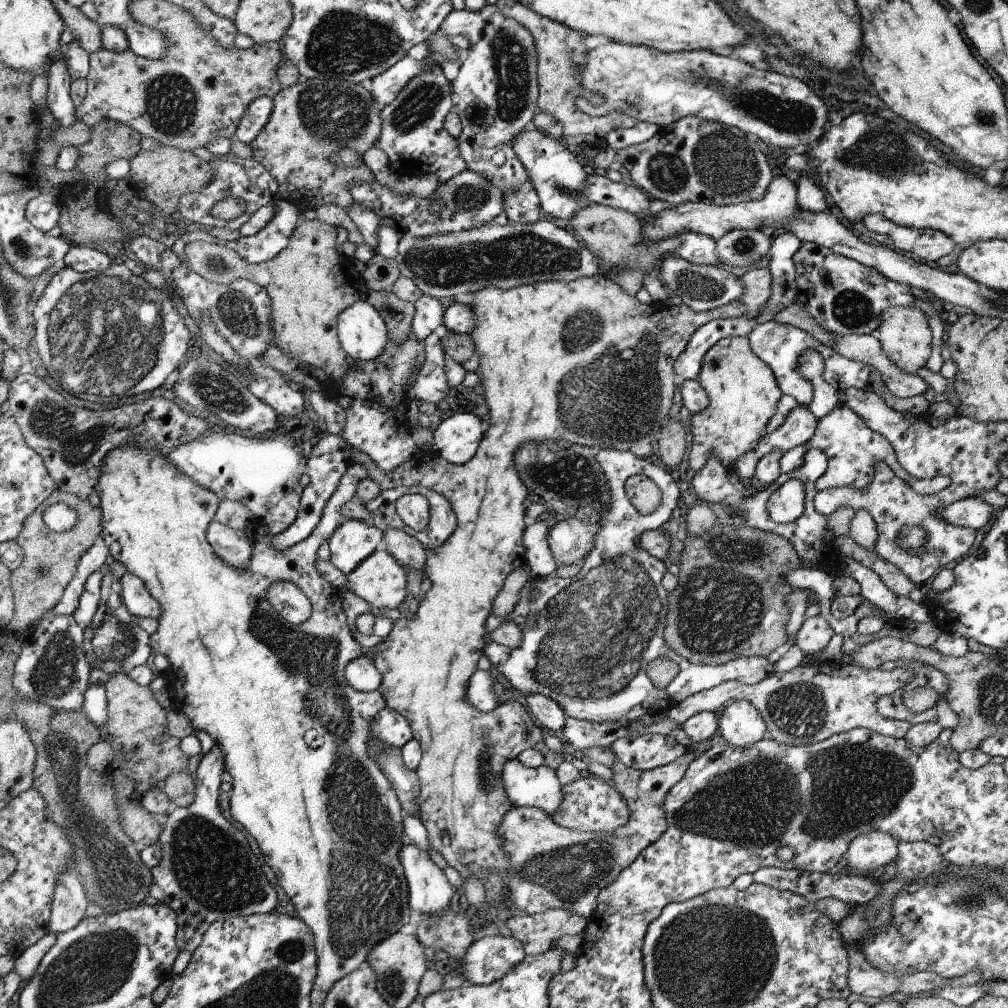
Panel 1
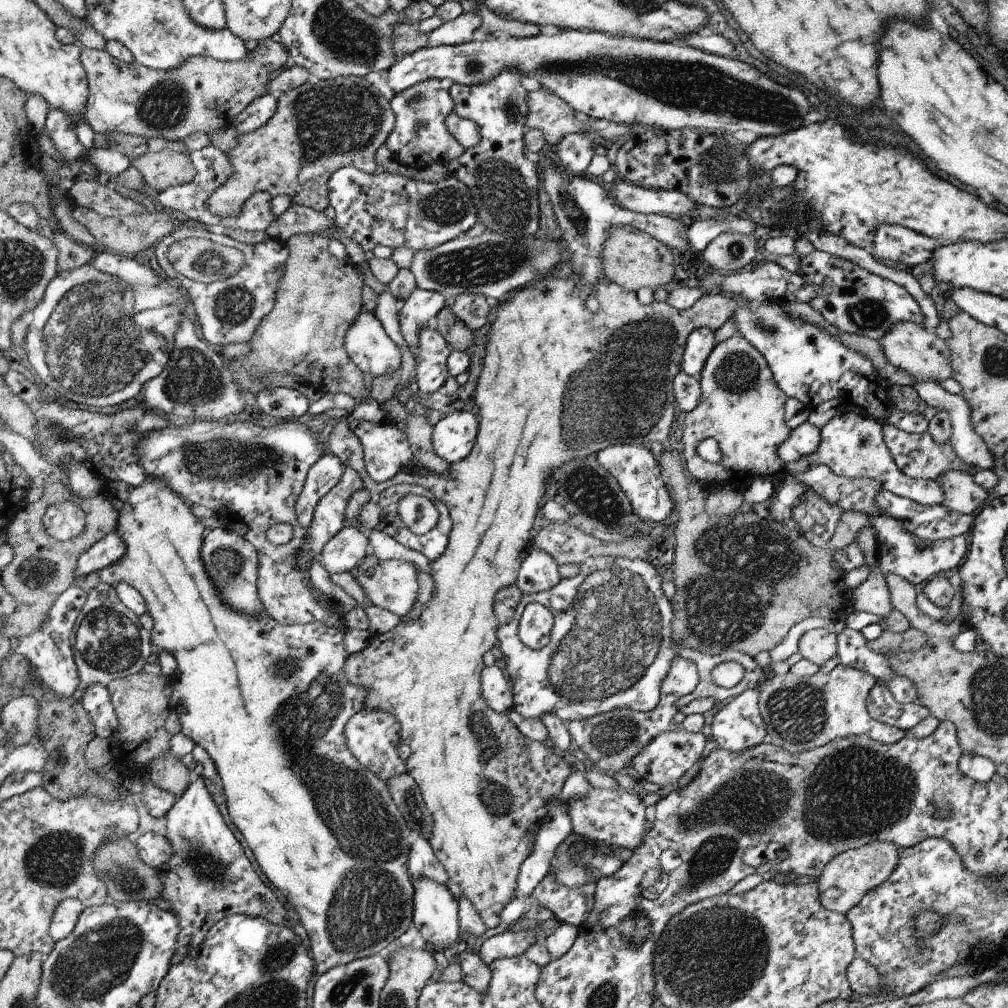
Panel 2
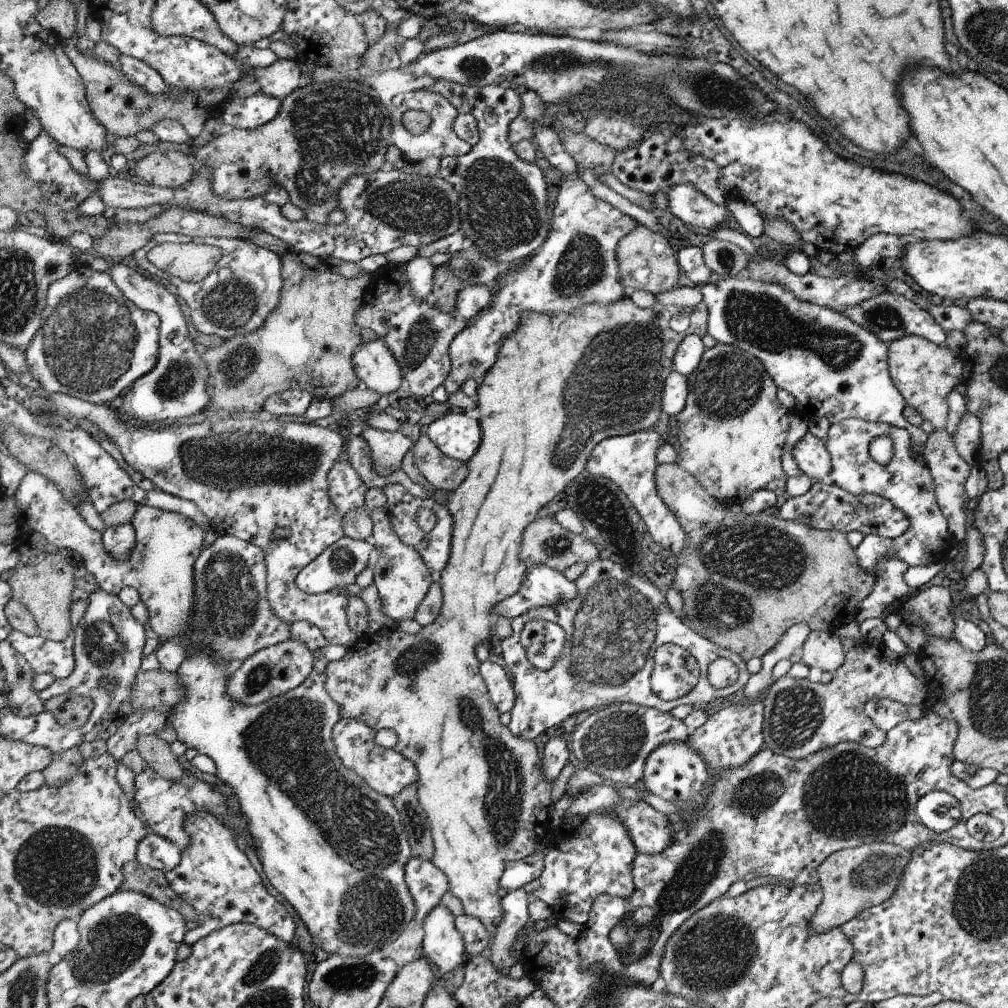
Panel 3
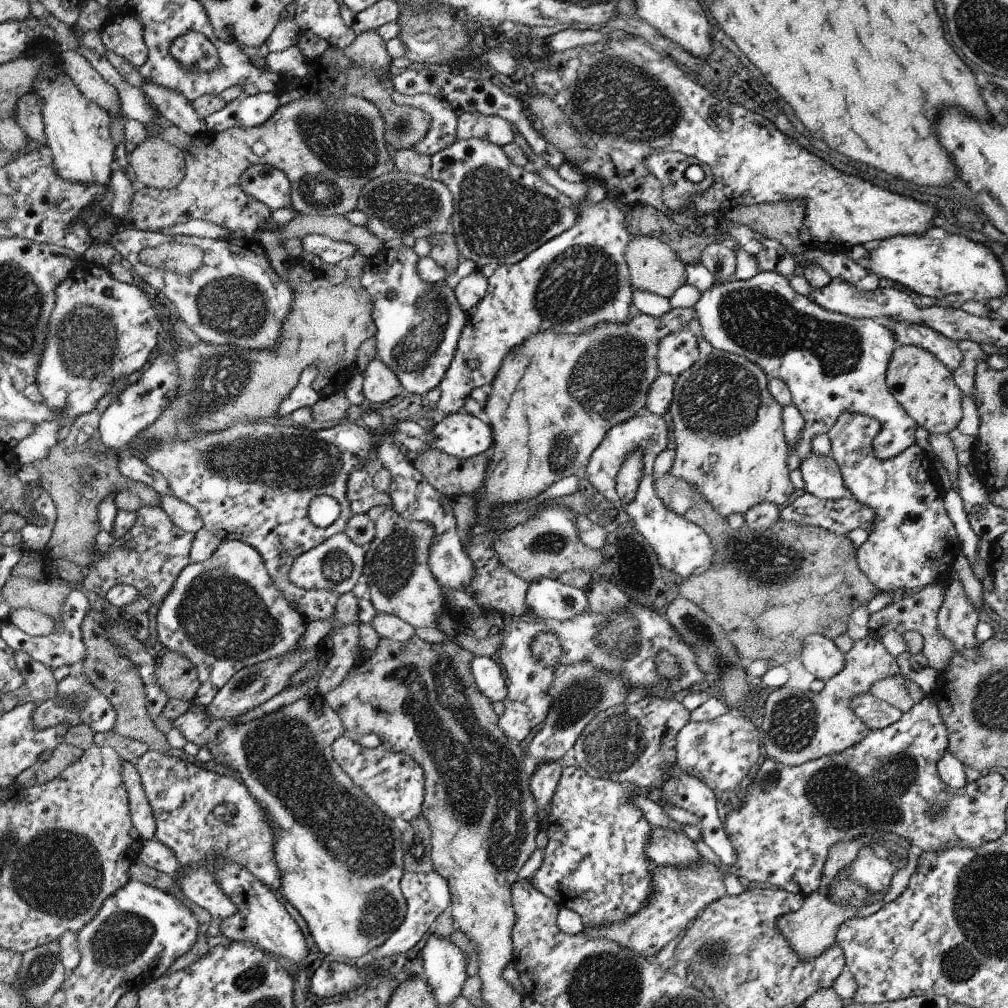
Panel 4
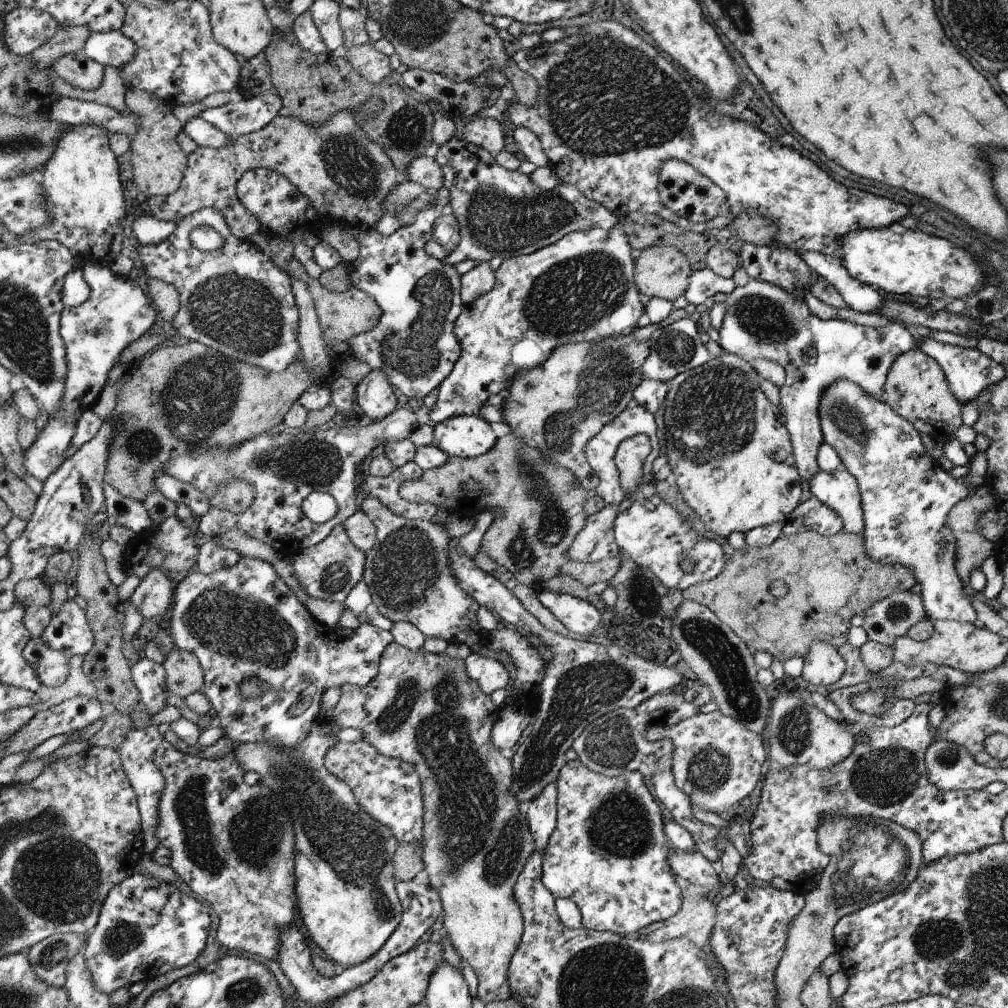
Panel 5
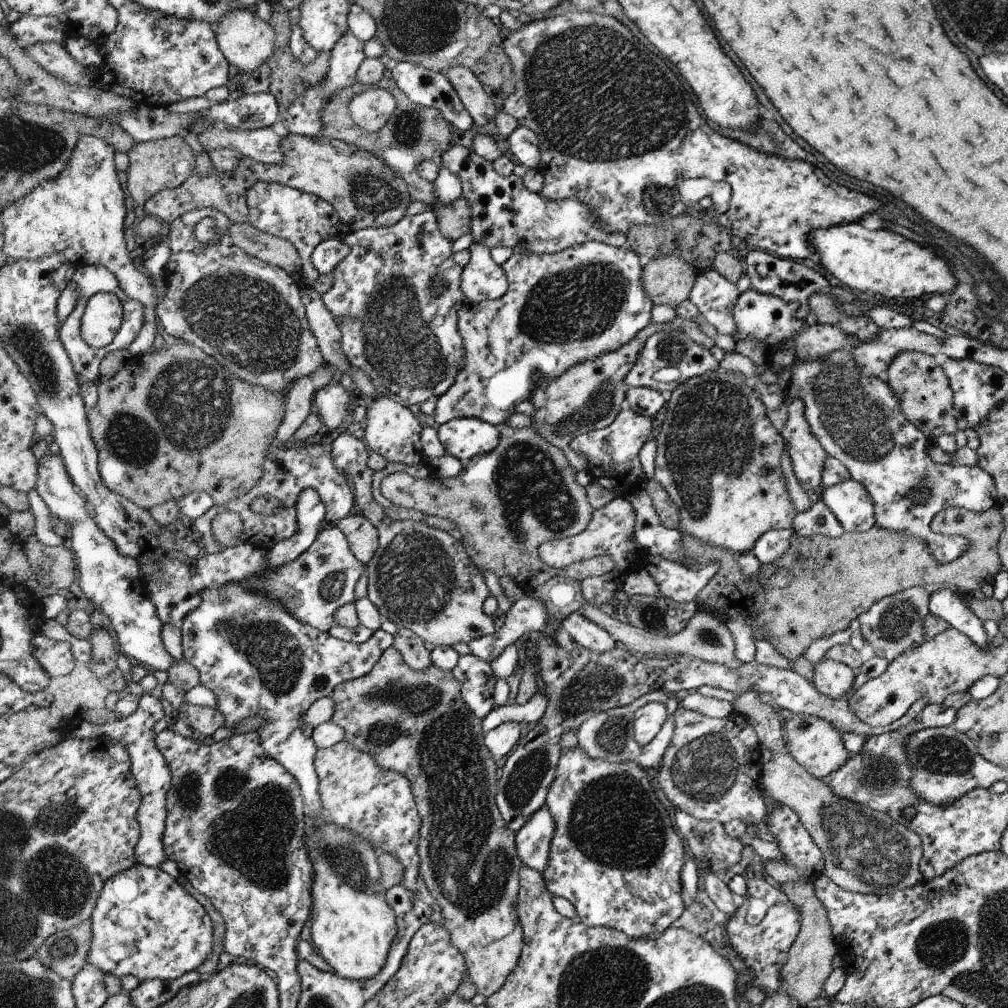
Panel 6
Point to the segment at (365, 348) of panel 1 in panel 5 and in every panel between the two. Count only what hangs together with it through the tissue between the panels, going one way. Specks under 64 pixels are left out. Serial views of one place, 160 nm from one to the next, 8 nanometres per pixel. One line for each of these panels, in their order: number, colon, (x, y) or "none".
2: (367, 343)
3: (378, 368)
4: (380, 384)
5: (375, 396)

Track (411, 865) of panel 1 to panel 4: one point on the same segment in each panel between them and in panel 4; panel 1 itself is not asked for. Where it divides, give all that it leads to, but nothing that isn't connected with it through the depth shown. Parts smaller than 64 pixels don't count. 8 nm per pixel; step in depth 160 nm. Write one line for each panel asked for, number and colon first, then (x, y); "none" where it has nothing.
2: (436, 910)
3: (442, 944)
4: (444, 965)

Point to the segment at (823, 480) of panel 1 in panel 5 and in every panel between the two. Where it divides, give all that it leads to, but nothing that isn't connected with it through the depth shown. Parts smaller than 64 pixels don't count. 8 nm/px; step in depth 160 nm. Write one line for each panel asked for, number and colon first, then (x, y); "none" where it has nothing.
2: (852, 445)
3: (906, 482)
4: (912, 542)
5: (906, 498)

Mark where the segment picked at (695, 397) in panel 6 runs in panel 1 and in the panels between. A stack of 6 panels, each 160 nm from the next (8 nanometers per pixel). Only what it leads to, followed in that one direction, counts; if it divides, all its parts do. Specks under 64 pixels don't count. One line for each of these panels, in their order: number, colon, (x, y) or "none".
1: (744, 392)
2: (741, 406)
3: (733, 421)
4: (731, 445)
5: (734, 462)

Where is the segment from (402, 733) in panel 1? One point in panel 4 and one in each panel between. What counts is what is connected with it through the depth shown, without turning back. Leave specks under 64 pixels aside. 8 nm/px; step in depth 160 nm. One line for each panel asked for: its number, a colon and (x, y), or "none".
2: (372, 735)
3: (388, 771)
4: (394, 780)

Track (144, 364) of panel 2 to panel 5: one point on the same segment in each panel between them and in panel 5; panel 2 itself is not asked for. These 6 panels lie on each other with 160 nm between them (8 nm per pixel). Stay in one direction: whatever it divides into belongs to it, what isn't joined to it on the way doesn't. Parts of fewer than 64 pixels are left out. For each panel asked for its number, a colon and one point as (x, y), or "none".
3: (95, 342)
4: (101, 330)
5: (117, 312)

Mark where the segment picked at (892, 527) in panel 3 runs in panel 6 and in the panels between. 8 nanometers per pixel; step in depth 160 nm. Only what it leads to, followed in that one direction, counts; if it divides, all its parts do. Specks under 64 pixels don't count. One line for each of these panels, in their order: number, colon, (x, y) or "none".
4: (842, 515)
5: (812, 515)
6: (818, 519)

